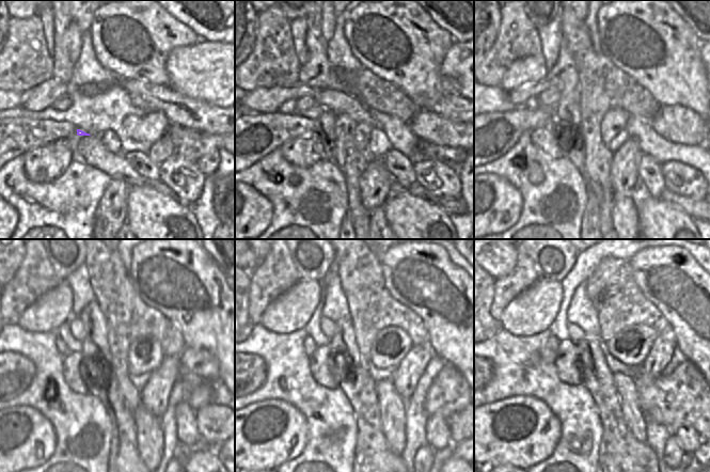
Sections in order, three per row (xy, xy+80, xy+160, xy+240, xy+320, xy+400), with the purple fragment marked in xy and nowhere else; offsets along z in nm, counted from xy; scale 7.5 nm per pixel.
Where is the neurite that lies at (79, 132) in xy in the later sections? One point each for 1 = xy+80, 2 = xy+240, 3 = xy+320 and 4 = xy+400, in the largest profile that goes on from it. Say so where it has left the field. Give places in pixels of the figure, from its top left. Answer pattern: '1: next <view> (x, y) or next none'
1: next xy+80 (324, 125)
2: next xy+240 (123, 456)
3: next xy+320 (372, 454)
4: next xy+400 (620, 456)

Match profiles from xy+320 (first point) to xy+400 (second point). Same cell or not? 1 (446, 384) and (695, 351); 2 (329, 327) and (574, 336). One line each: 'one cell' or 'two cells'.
1: two cells
2: one cell

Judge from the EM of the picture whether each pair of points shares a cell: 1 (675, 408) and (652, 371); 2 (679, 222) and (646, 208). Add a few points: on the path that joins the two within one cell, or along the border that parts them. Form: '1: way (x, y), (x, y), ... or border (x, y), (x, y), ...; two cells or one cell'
1: border (640, 366), (644, 374), (652, 378), (661, 375); two cells
2: way (671, 222), (661, 222), (655, 216); one cell

